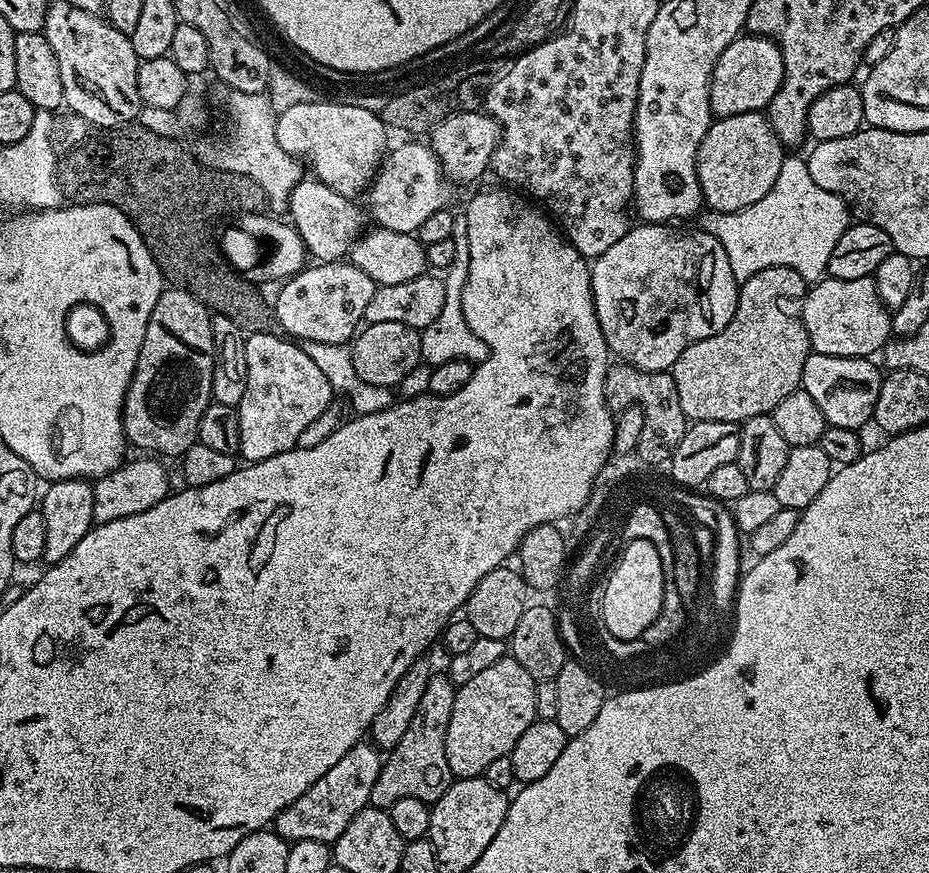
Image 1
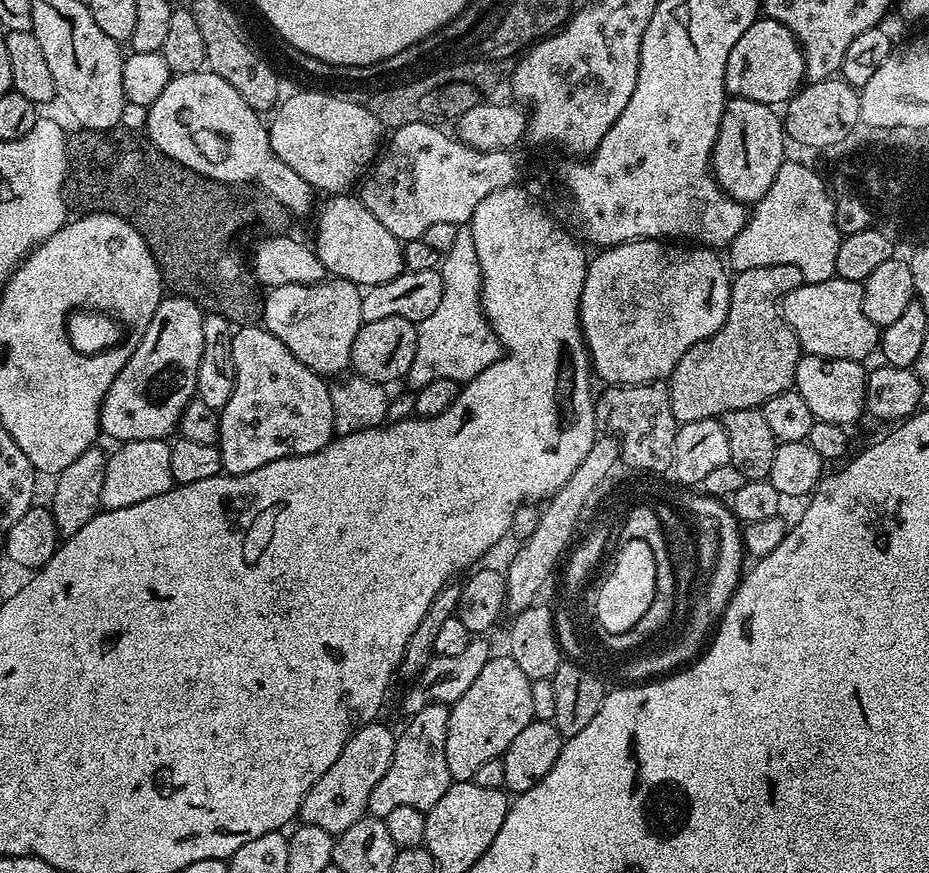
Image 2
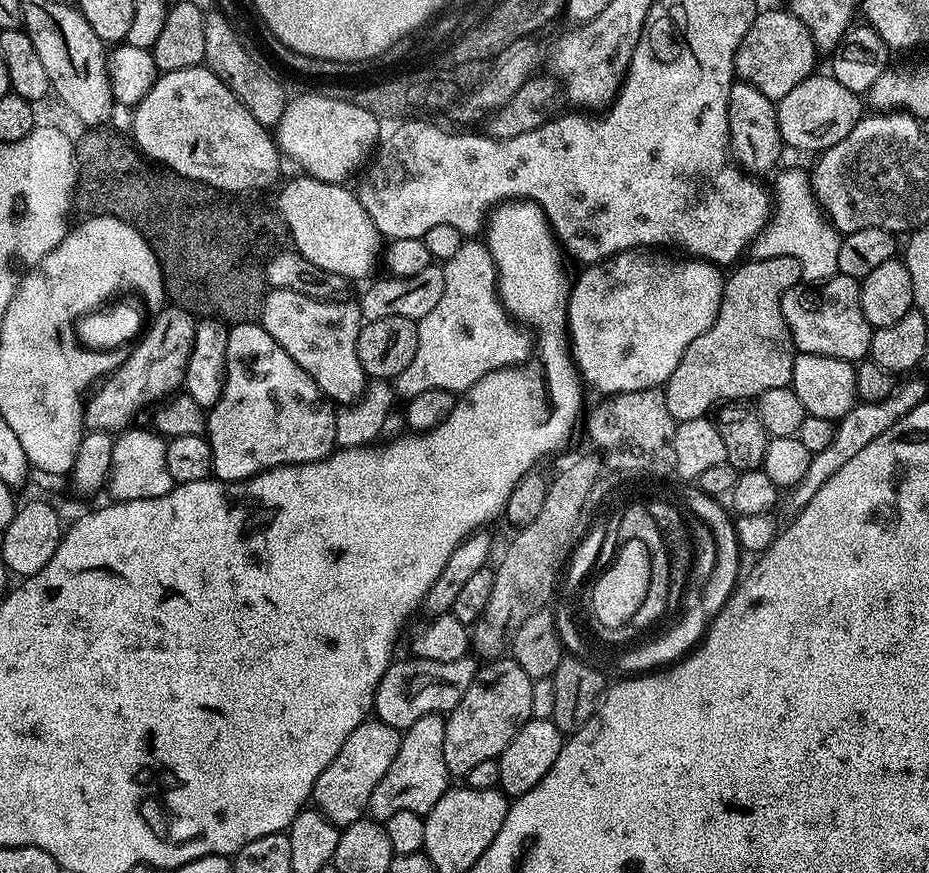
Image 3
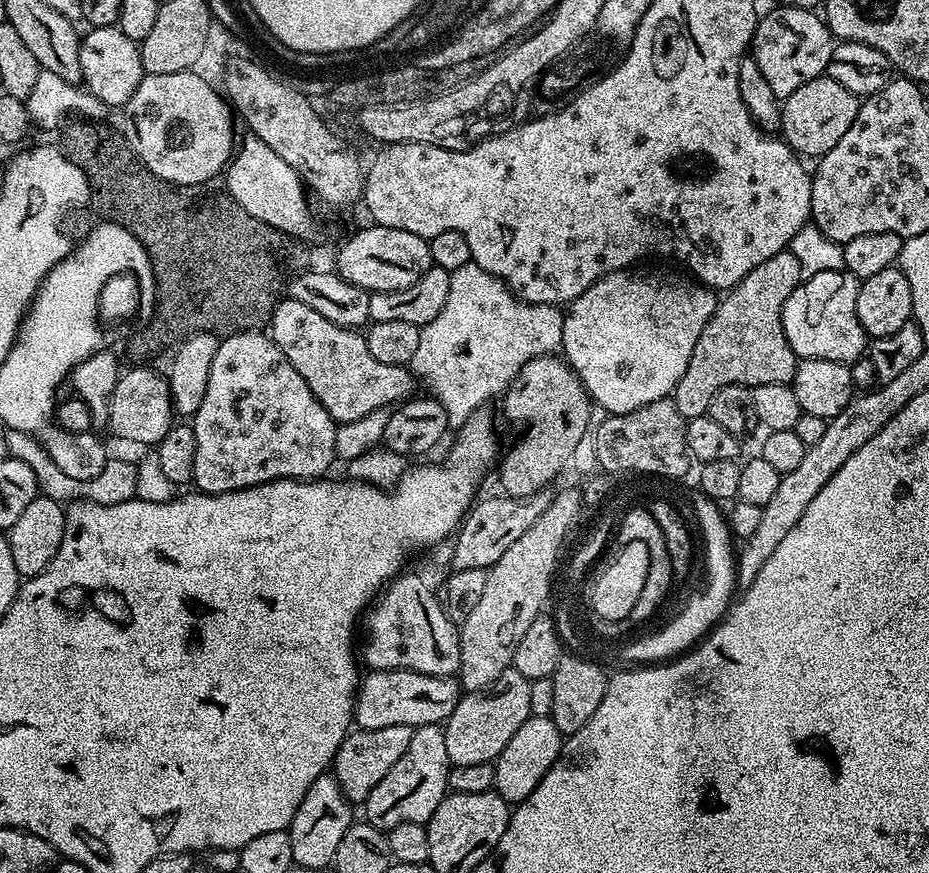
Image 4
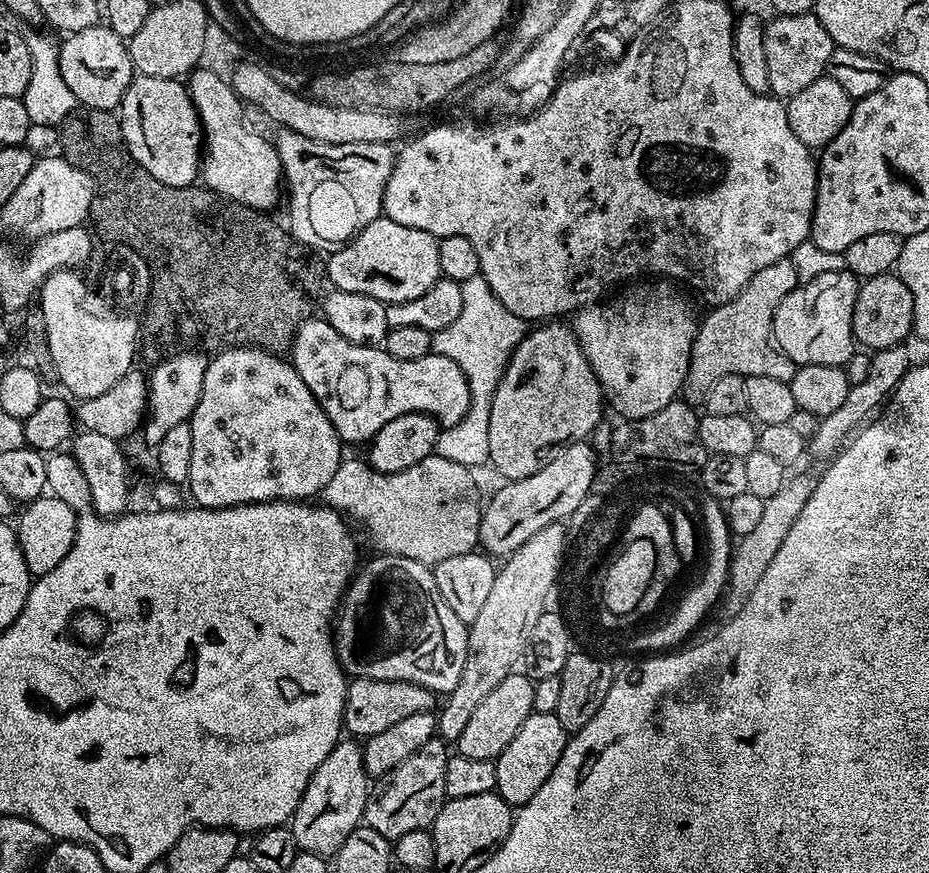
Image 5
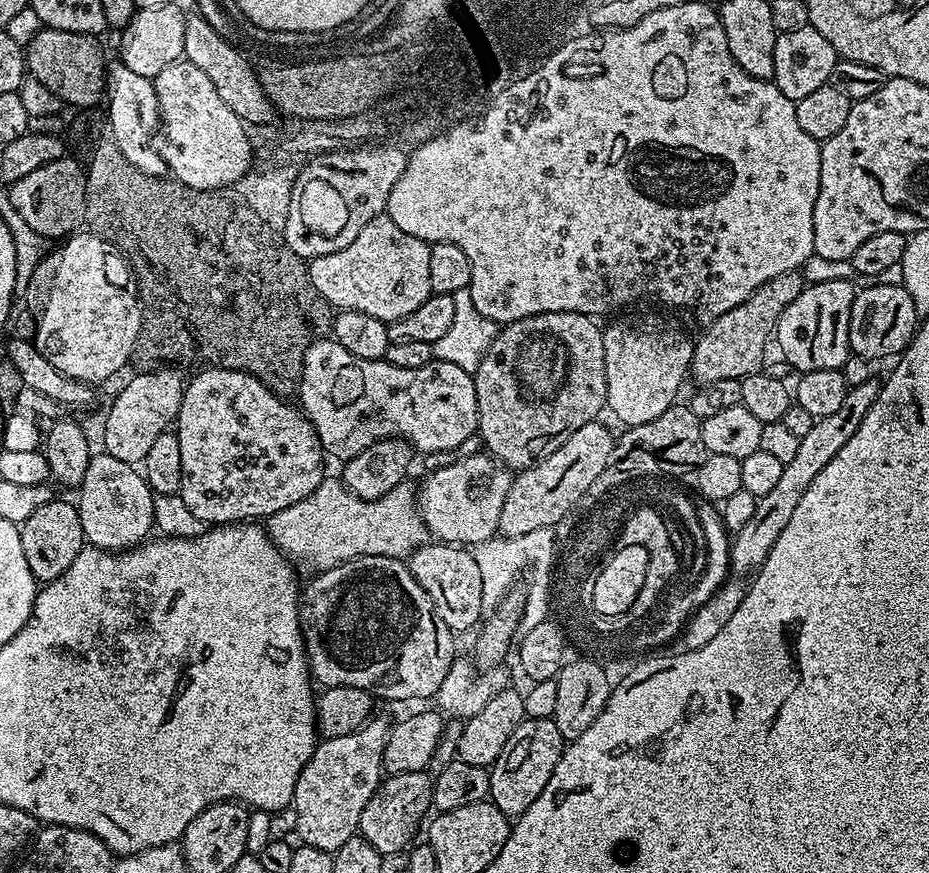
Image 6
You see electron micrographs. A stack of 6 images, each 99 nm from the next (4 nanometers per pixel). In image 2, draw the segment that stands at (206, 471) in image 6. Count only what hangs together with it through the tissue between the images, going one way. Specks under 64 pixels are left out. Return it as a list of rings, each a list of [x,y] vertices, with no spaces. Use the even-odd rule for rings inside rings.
[[[240,326],[232,333],[232,357],[236,381],[230,402],[219,409],[220,436],[218,447],[222,458],[222,469],[229,476],[250,474],[266,462],[274,462],[287,456],[314,454],[326,447],[334,438],[334,409],[325,377],[319,376],[310,366],[298,362],[286,346],[263,326]]]

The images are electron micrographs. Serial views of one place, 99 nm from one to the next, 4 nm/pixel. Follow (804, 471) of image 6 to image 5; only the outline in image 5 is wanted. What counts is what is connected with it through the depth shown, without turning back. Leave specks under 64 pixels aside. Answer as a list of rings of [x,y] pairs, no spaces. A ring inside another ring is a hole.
[[[904,346],[878,348],[871,353],[870,374],[866,378],[866,382],[851,385],[842,406],[838,406],[838,410],[834,410],[834,414],[826,414],[822,417],[818,430],[814,430],[814,434],[806,442],[806,452],[809,457],[835,457],[840,449],[844,447],[849,437],[887,401],[888,397],[895,392],[898,382],[907,374],[910,367],[906,349],[907,347]]]

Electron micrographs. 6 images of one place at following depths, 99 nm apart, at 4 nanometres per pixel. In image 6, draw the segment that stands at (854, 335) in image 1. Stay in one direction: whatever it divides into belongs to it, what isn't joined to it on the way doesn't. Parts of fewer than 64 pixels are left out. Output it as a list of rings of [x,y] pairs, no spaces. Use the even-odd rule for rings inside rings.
[[[831,280],[830,282],[818,282],[817,284],[808,284],[782,310],[782,314],[776,323],[774,333],[775,347],[780,347],[780,352],[796,367],[797,373],[809,372],[810,370],[830,370],[831,368],[843,369],[844,364],[849,358],[850,349],[848,346],[848,331],[850,330],[850,310],[854,306],[858,288],[852,280]]]

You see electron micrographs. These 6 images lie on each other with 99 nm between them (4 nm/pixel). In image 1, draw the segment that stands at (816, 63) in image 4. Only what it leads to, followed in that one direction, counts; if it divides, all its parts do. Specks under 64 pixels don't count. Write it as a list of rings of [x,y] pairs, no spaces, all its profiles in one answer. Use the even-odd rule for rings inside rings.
[[[741,34],[718,58],[710,82],[710,106],[713,117],[730,114],[764,112],[768,103],[778,94],[784,77],[784,63],[780,47],[767,36]]]

